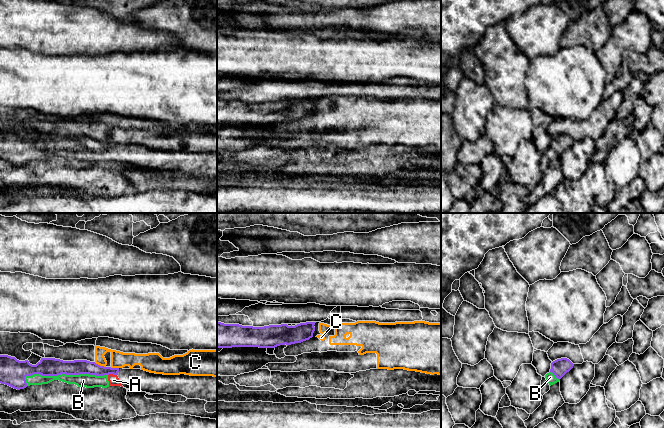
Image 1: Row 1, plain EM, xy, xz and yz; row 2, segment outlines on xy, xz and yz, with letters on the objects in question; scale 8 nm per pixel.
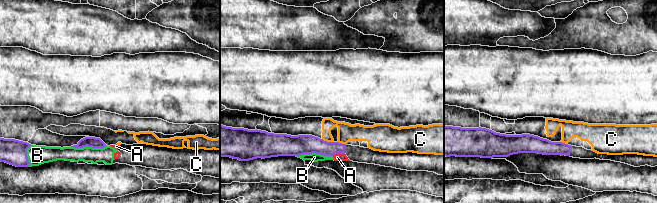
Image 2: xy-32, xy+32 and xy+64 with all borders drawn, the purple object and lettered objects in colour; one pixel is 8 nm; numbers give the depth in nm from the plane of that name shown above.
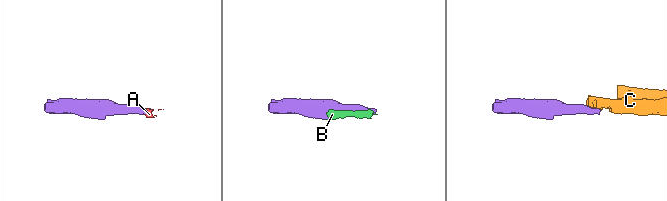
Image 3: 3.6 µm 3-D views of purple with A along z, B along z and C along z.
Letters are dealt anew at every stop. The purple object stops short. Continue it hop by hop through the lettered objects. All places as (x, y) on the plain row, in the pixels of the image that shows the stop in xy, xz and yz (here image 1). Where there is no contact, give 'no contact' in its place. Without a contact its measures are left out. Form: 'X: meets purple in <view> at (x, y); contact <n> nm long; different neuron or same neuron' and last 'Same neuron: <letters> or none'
A: meets purple in xy at (112, 149); contact 70 nm long; same neuron
B: meets purple in xy at (65, 149); contact 650 nm long; same neuron
C: meets purple in xy at (99, 141); contact 100 nm long; different neuron
Same neuron: A, B

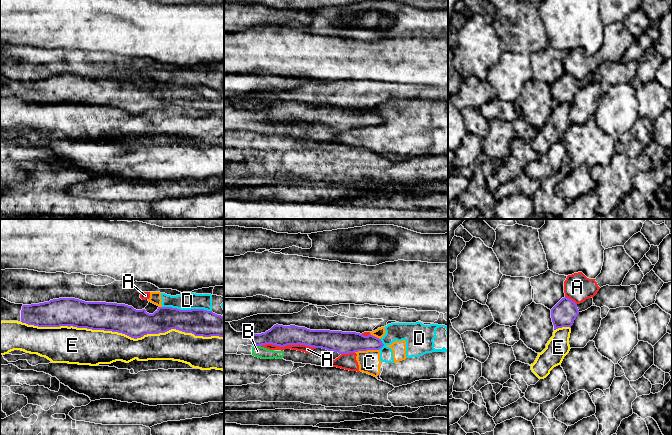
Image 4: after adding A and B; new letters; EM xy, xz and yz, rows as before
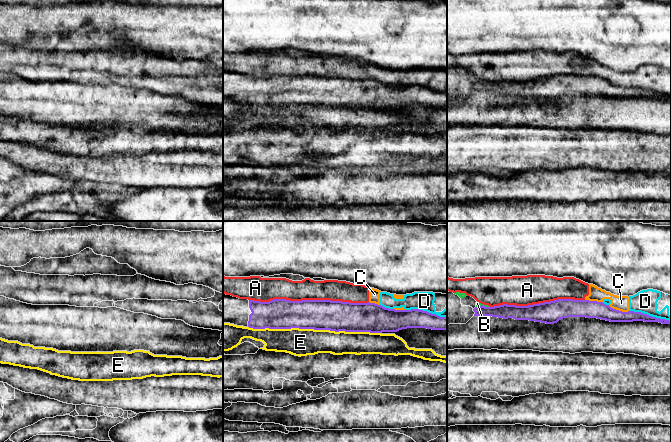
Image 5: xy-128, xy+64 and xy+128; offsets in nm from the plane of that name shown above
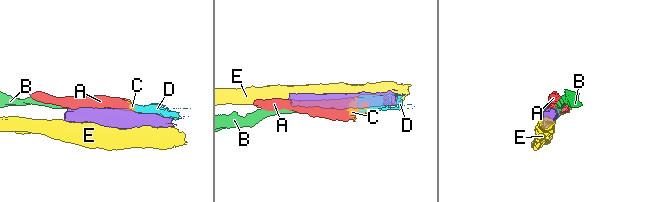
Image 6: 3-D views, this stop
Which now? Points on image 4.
A: meets purple in xz at (288, 120); contact 440 nm long; different neuron
B: meets purple in xz at (257, 121); contact 60 nm long; same neuron
C: meets purple in xz at (366, 126); contact 190 nm long; different neuron
D: meets purple in xy at (187, 86); contact 400 nm long; different neuron
E: meets purple in xy at (122, 109); contact 1650 nm long; different neuron
Same neuron: B

